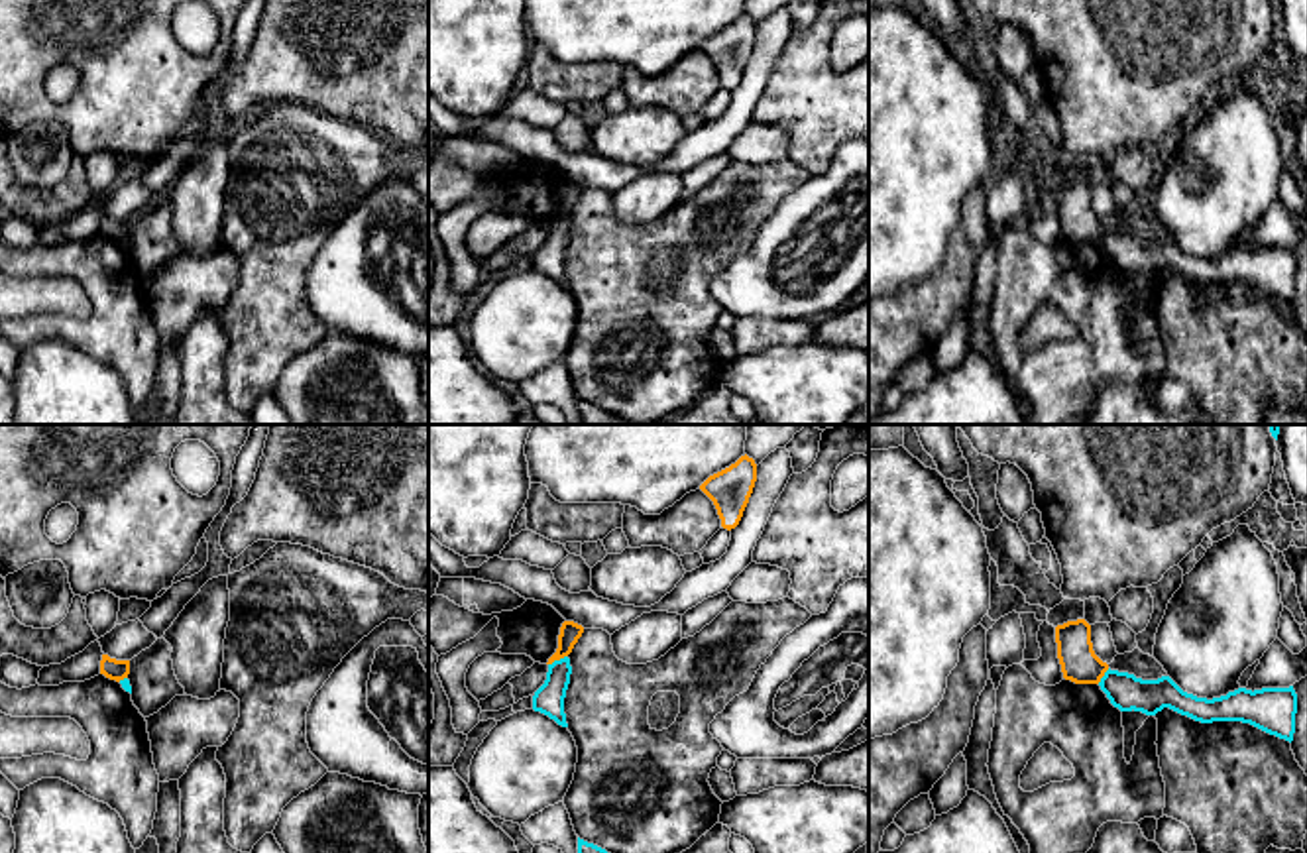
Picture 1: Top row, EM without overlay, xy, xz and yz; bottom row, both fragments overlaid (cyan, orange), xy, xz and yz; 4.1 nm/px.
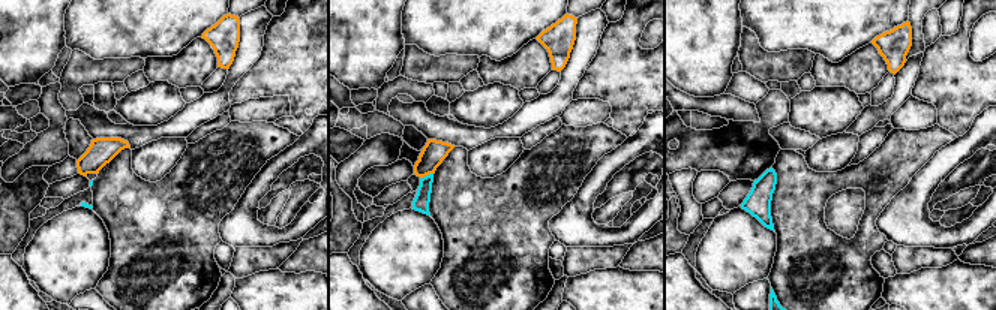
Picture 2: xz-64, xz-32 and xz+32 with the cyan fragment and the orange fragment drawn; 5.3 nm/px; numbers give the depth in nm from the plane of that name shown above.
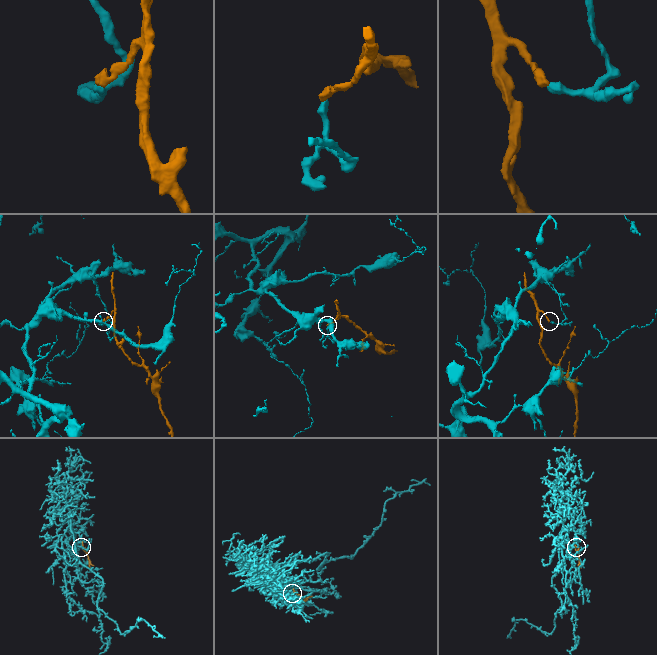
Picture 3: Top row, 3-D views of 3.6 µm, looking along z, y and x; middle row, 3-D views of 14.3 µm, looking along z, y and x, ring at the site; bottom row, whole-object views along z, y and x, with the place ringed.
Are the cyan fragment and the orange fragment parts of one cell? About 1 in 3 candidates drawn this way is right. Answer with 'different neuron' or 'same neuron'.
different neuron

